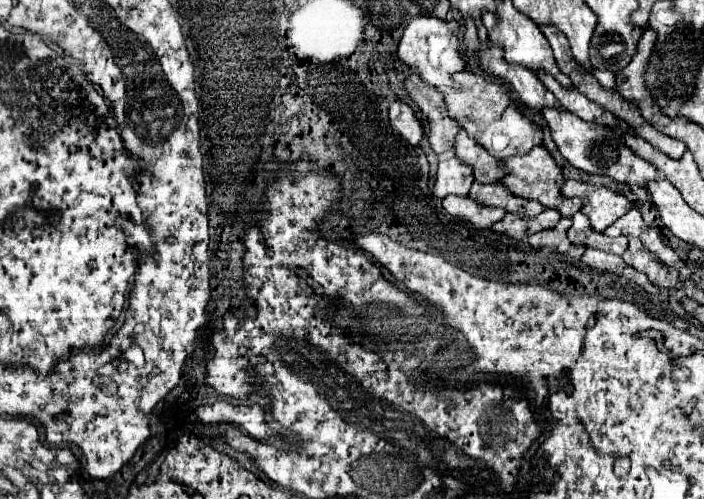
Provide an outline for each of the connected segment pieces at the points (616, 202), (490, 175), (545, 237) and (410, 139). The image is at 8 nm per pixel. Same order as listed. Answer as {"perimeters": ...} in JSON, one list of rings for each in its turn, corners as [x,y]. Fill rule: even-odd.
{"perimeters":[[[[566,180],[560,192],[566,198],[578,196],[582,200],[580,212],[590,218],[590,226],[596,228],[596,232],[602,232],[632,208],[624,196],[614,194],[604,186],[592,186],[578,180]]],[[[464,130],[458,132],[458,138],[454,140],[454,154],[458,160],[462,160],[466,166],[472,168],[474,180],[488,184],[496,182],[504,176],[504,168],[500,168],[498,160],[492,158],[478,142],[474,142]]],[[[562,218],[554,228],[550,230],[542,230],[538,234],[532,234],[530,236],[530,246],[532,248],[552,248],[554,252],[560,252],[560,254],[566,254],[566,256],[572,256],[572,258],[580,258],[584,248],[582,246],[574,246],[568,242],[566,238],[566,230],[572,226],[572,218]]],[[[402,102],[390,104],[390,126],[412,146],[416,146],[422,138],[422,124],[408,104]]]]}

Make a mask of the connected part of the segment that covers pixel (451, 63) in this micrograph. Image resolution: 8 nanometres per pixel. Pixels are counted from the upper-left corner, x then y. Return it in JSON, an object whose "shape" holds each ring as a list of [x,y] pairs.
{"shape":[[[416,16],[404,28],[404,34],[398,44],[400,62],[408,64],[418,72],[418,76],[430,86],[452,86],[450,74],[464,70],[466,62],[458,52],[458,22],[446,22],[432,16]]]}

